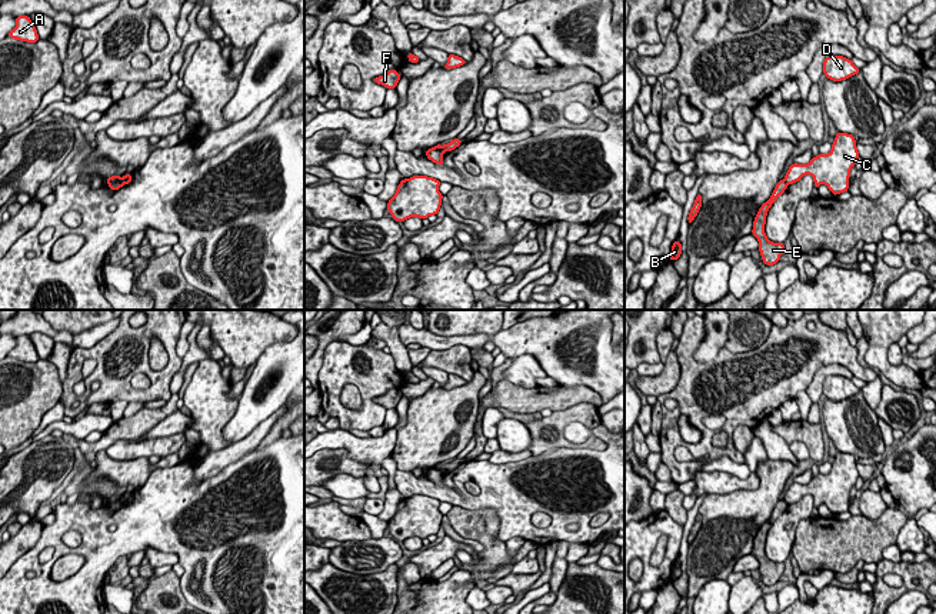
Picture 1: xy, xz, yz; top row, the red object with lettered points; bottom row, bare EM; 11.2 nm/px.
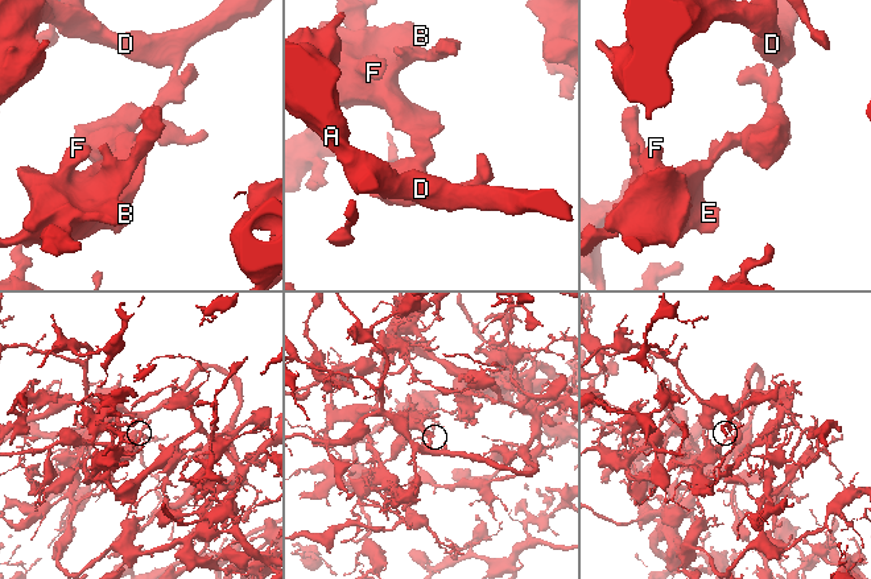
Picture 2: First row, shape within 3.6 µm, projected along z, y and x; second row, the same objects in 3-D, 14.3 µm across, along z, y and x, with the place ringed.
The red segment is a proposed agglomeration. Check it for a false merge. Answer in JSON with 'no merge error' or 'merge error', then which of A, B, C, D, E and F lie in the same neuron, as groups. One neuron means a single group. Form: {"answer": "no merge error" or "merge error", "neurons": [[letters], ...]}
{"answer": "merge error", "neurons": [["A", "C", "D"], ["B", "E", "F"]]}

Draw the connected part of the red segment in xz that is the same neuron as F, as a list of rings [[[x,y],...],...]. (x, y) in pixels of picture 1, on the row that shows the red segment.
[[[389,70],[386,74],[374,77],[374,83],[384,86],[386,89],[396,89],[400,80],[400,74],[396,70]]]

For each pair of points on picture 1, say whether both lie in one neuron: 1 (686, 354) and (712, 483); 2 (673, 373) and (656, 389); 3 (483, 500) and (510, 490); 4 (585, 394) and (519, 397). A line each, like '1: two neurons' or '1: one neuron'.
1: two neurons
2: one neuron
3: one neuron
4: one neuron

